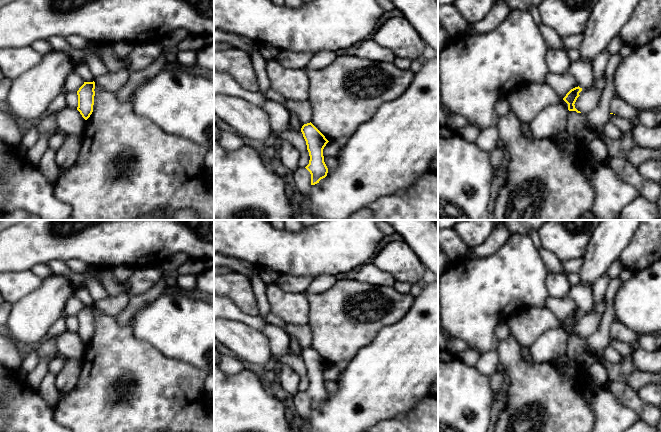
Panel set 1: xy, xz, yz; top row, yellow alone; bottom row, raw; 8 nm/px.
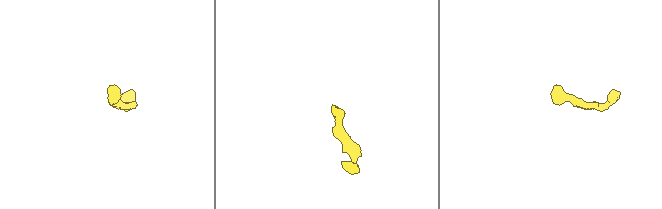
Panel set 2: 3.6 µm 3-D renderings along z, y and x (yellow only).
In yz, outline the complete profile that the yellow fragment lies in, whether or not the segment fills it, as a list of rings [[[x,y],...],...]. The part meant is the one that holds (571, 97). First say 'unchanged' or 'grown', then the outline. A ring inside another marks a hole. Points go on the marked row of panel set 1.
unchanged | [[[575,87],[571,89],[566,96],[563,98],[563,100],[568,104],[568,110],[569,111],[576,111],[577,113],[581,113],[575,108],[575,102],[577,98],[580,96],[579,93],[582,91],[582,88]]]

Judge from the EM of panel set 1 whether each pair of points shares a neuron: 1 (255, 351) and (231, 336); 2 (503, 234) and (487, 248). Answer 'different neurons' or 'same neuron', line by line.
1: same neuron
2: same neuron

